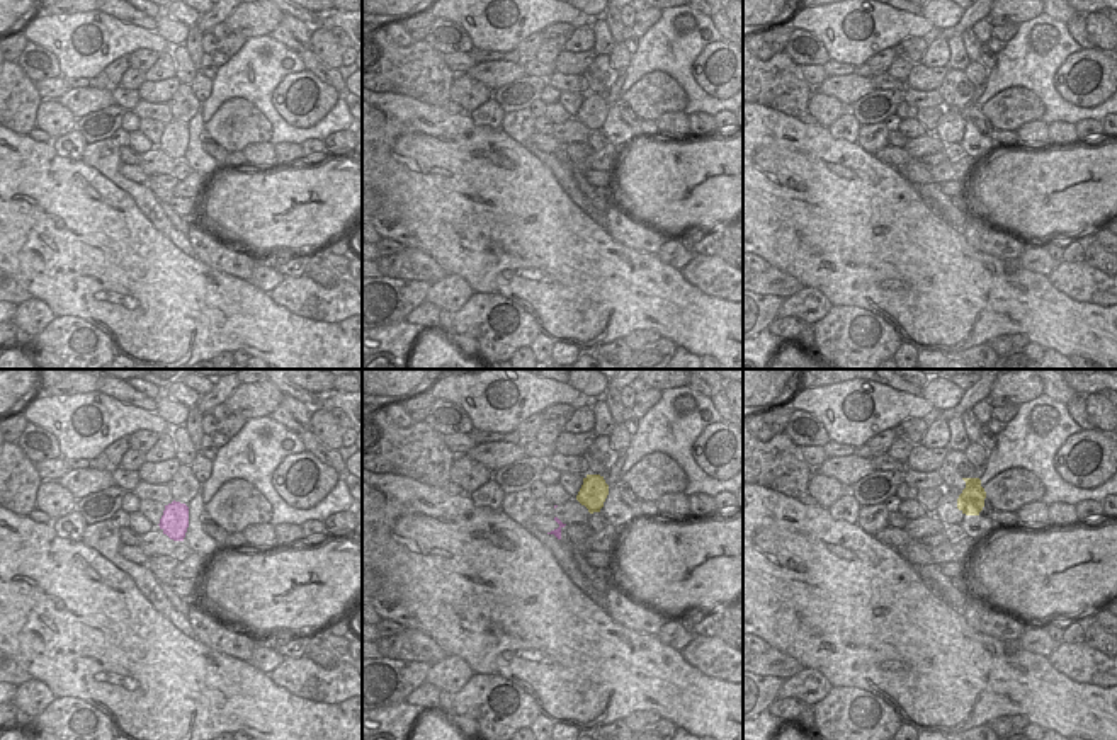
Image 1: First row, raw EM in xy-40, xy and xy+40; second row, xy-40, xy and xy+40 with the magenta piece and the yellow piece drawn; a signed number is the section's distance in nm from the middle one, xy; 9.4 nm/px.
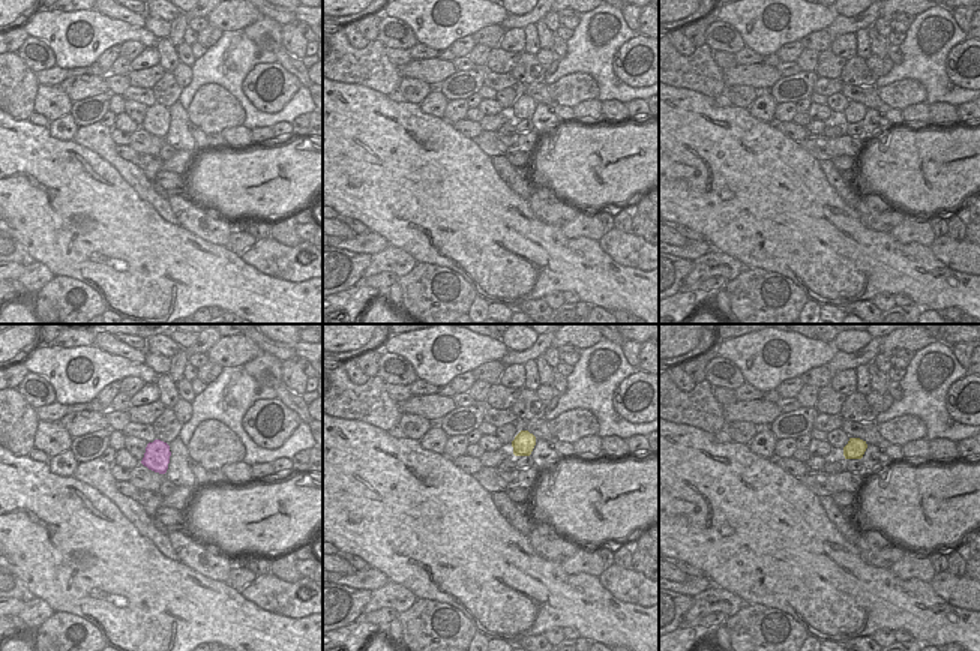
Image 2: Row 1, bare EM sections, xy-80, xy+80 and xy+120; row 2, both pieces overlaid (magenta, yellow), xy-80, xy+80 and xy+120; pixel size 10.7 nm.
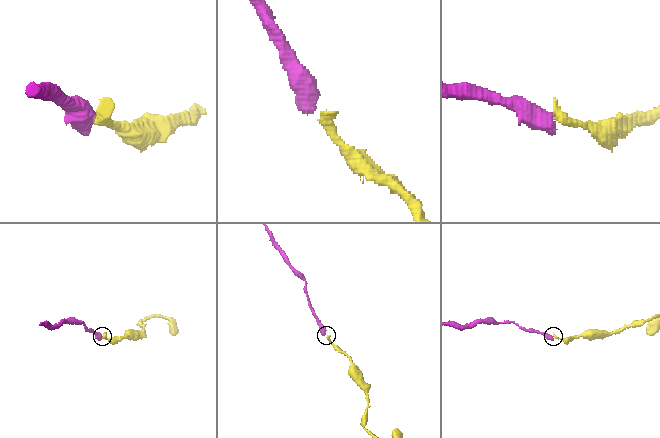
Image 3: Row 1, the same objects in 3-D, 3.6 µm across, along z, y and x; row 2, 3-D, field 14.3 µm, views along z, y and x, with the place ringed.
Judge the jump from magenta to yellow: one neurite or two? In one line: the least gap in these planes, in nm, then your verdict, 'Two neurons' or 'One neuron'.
Distance 200 nm. One neuron.

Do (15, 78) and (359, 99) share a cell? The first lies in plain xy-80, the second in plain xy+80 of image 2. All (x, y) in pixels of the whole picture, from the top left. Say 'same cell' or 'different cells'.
different cells

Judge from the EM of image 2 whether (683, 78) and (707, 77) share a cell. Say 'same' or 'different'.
same

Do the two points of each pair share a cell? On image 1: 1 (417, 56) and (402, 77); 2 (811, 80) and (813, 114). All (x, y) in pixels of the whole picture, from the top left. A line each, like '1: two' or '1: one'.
1: two
2: two

